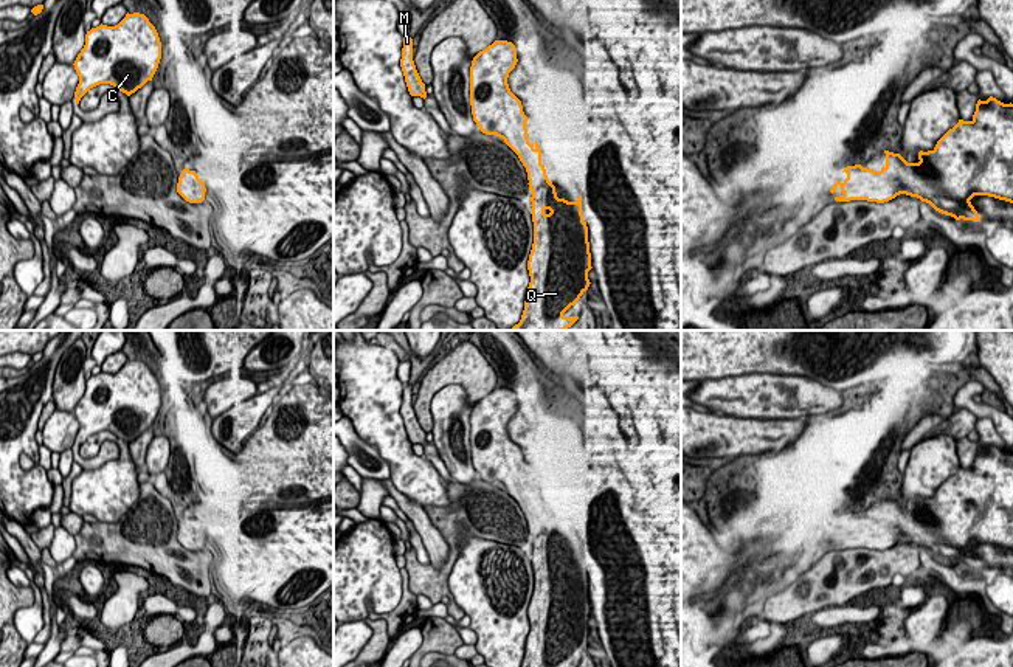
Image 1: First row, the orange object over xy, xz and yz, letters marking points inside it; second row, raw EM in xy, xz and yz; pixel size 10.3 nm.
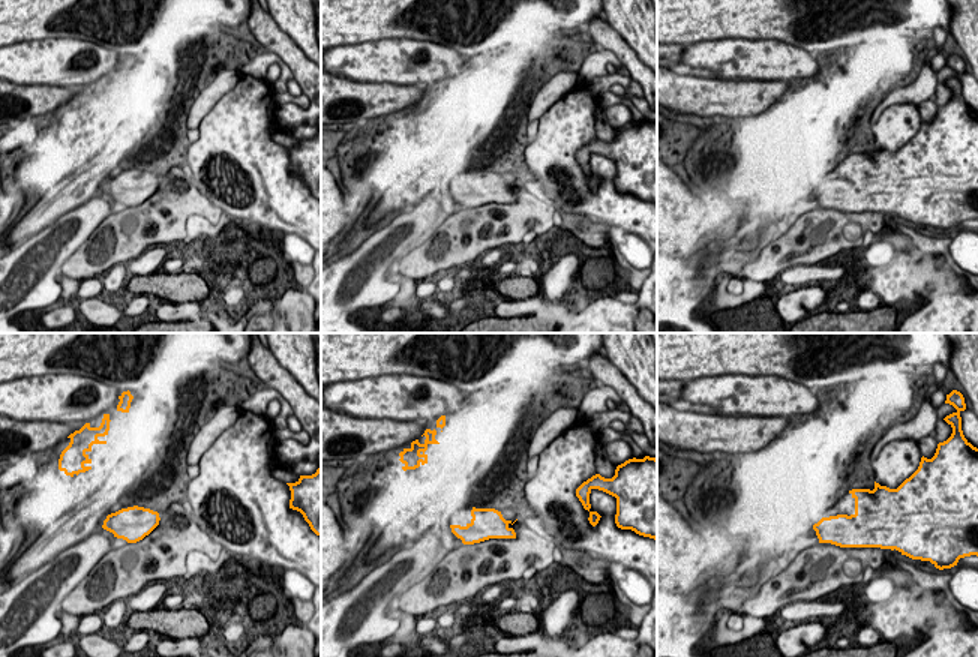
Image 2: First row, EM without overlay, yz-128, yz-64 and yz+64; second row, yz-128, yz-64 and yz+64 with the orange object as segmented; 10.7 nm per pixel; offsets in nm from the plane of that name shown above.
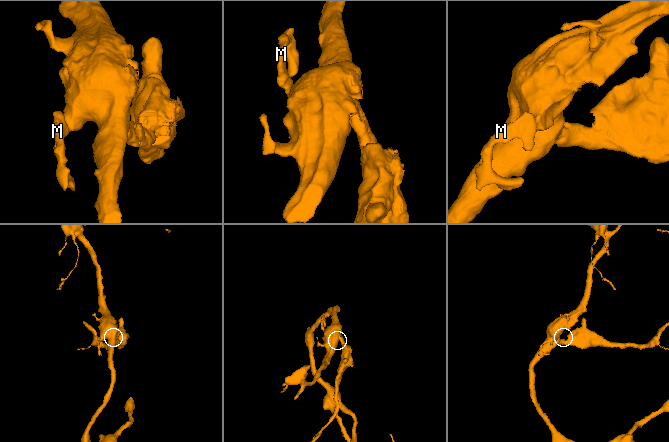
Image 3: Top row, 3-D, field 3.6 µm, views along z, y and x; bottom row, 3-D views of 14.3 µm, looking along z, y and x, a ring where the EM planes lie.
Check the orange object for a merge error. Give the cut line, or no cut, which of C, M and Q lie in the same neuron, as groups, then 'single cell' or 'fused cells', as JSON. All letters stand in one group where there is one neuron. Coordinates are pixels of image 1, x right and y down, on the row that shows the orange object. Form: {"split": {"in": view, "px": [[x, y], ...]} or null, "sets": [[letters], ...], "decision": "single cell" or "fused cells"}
{"split": null, "sets": [["C", "M", "Q"]], "decision": "single cell"}

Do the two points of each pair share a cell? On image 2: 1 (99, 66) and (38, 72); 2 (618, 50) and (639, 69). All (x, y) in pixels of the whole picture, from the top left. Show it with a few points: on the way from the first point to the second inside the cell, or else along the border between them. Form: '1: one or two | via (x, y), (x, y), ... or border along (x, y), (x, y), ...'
1: one | via (84, 71), (53, 71)
2: one | via (623, 53), (635, 65)

